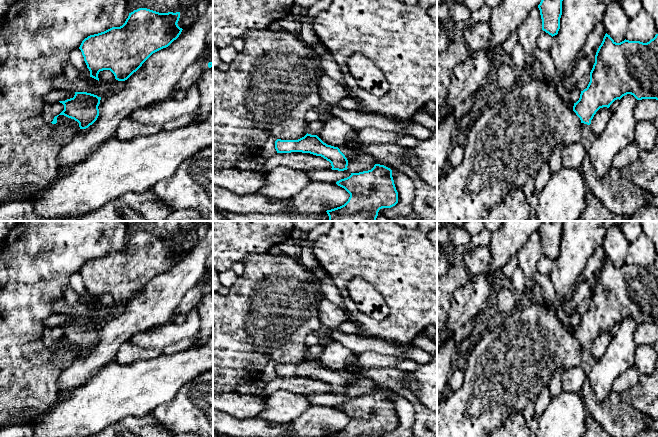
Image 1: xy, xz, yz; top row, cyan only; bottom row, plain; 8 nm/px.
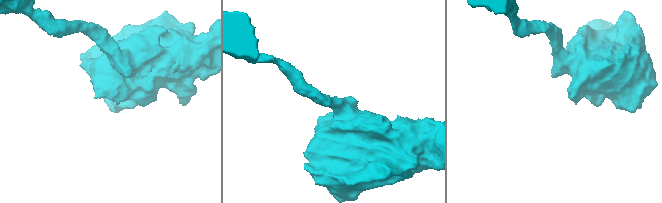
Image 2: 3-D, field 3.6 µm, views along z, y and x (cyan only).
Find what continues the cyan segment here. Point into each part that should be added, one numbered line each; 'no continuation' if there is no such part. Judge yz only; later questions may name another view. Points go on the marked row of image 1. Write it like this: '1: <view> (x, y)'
1: yz (587, 139)

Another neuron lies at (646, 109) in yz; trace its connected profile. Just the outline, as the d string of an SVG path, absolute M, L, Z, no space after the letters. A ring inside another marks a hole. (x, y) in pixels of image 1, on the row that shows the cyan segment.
M642 99L638 100L635 109L634 117L636 123L642 121L654 121L658 118L658 100Z

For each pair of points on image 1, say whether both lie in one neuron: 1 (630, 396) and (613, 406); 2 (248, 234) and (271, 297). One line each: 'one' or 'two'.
1: two
2: two

